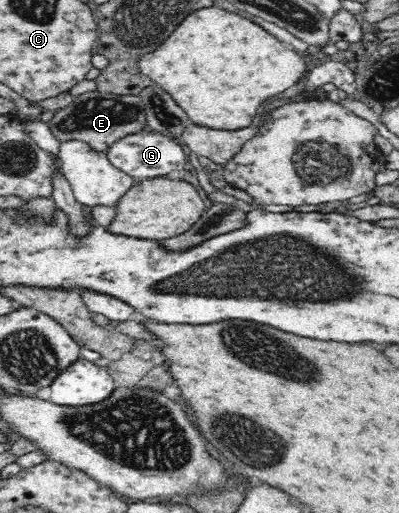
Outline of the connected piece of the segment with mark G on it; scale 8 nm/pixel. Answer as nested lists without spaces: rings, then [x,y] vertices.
[[[144,130],[113,143],[107,154],[112,165],[126,172],[135,181],[162,177],[165,173],[179,172],[189,166],[188,157],[182,152],[182,146],[175,144],[167,135],[147,133]]]

